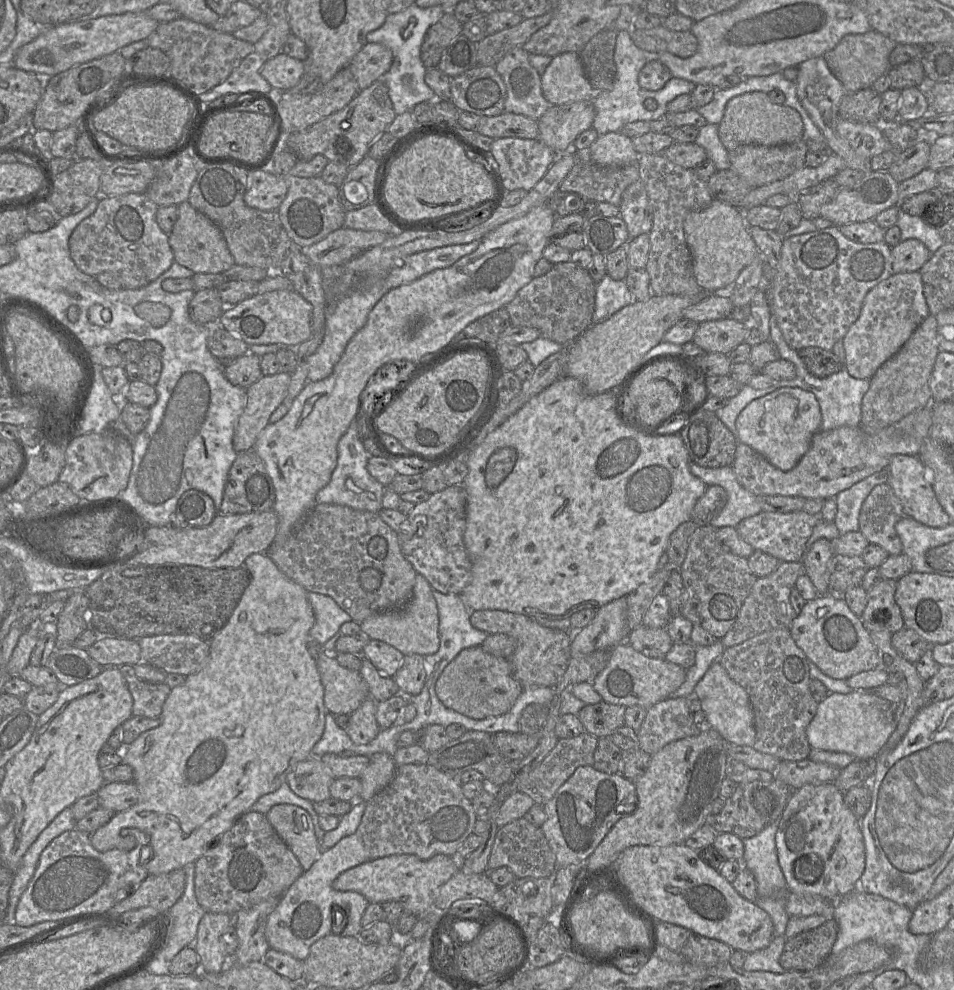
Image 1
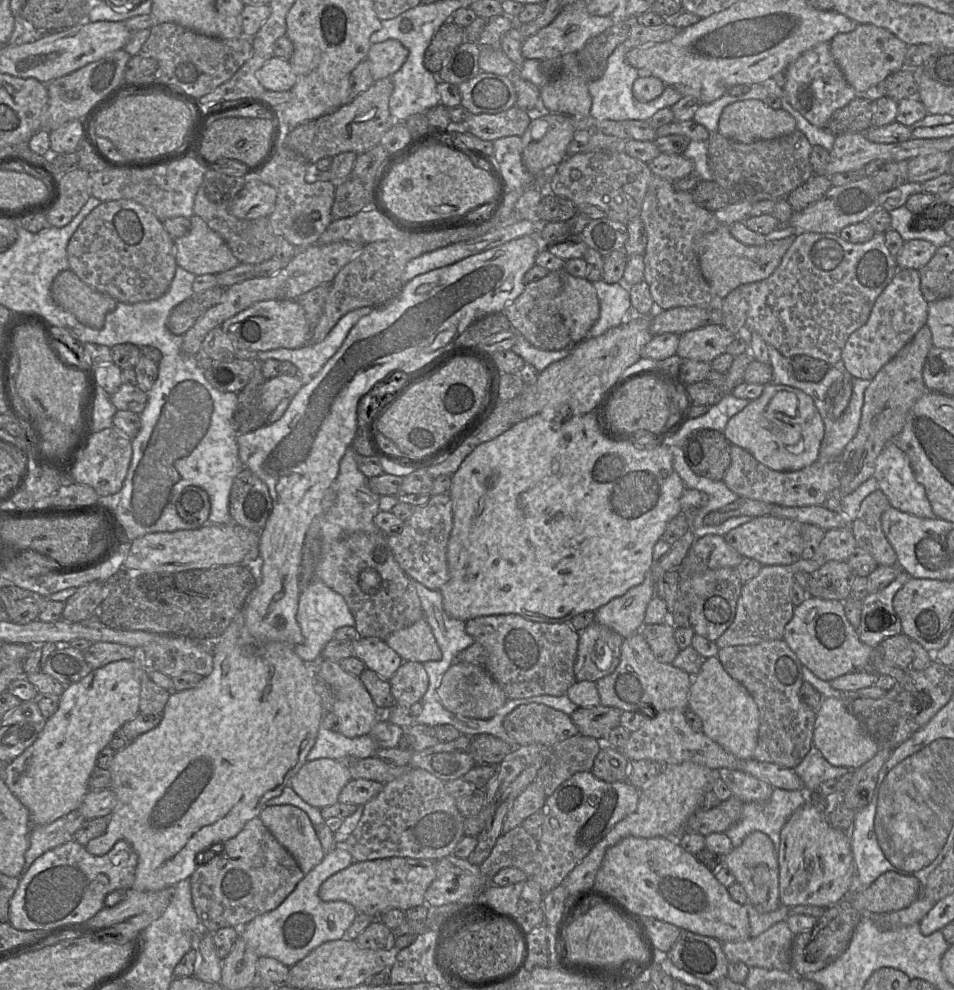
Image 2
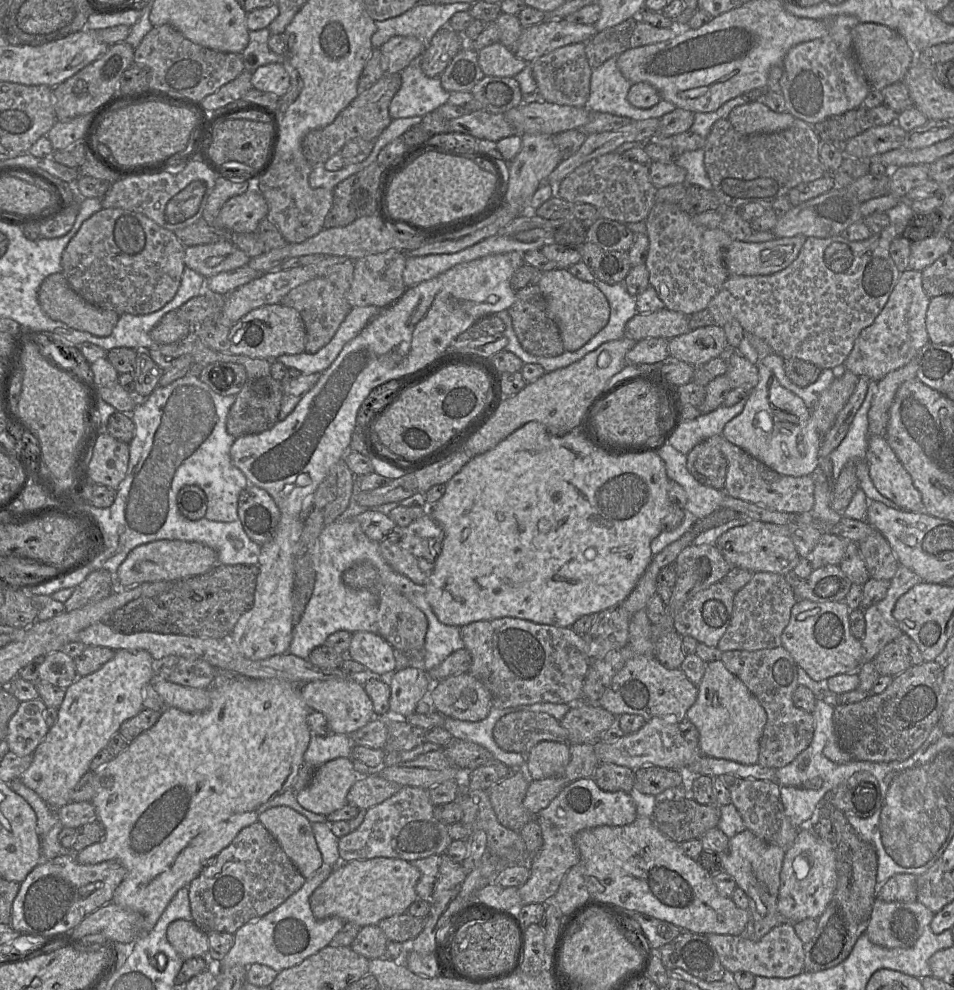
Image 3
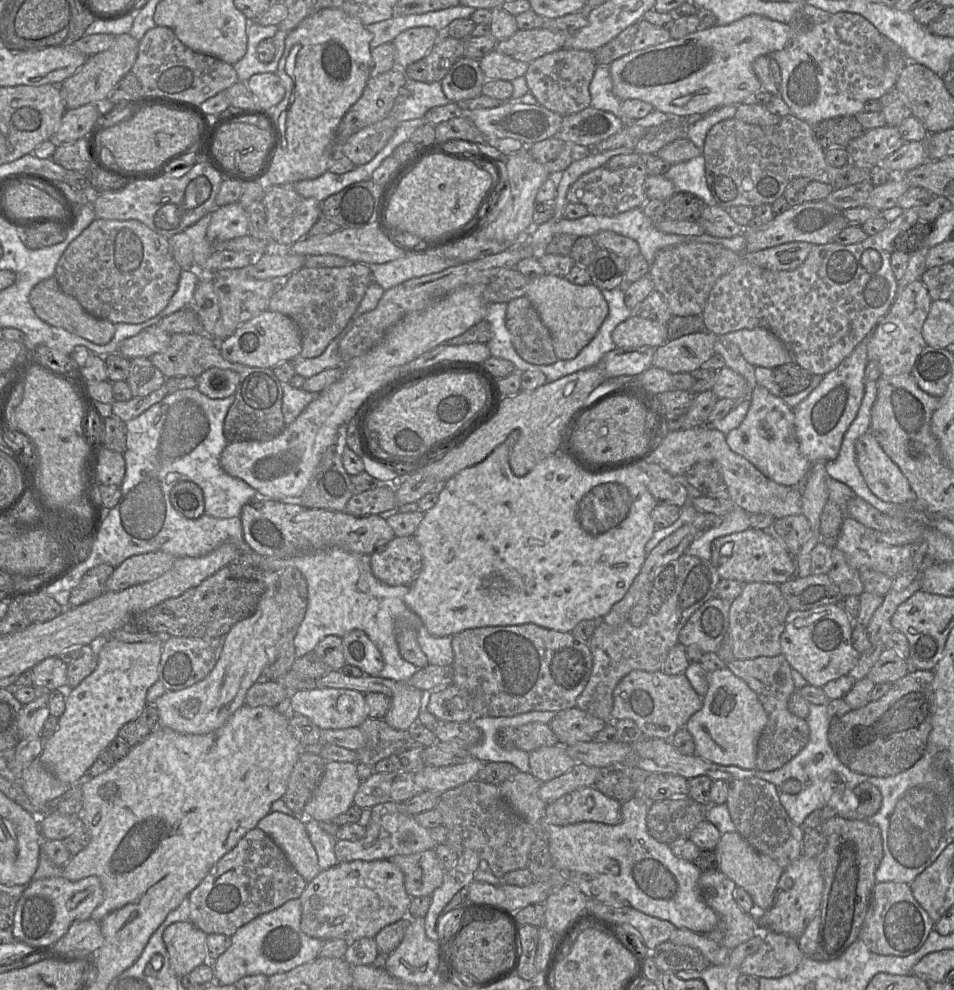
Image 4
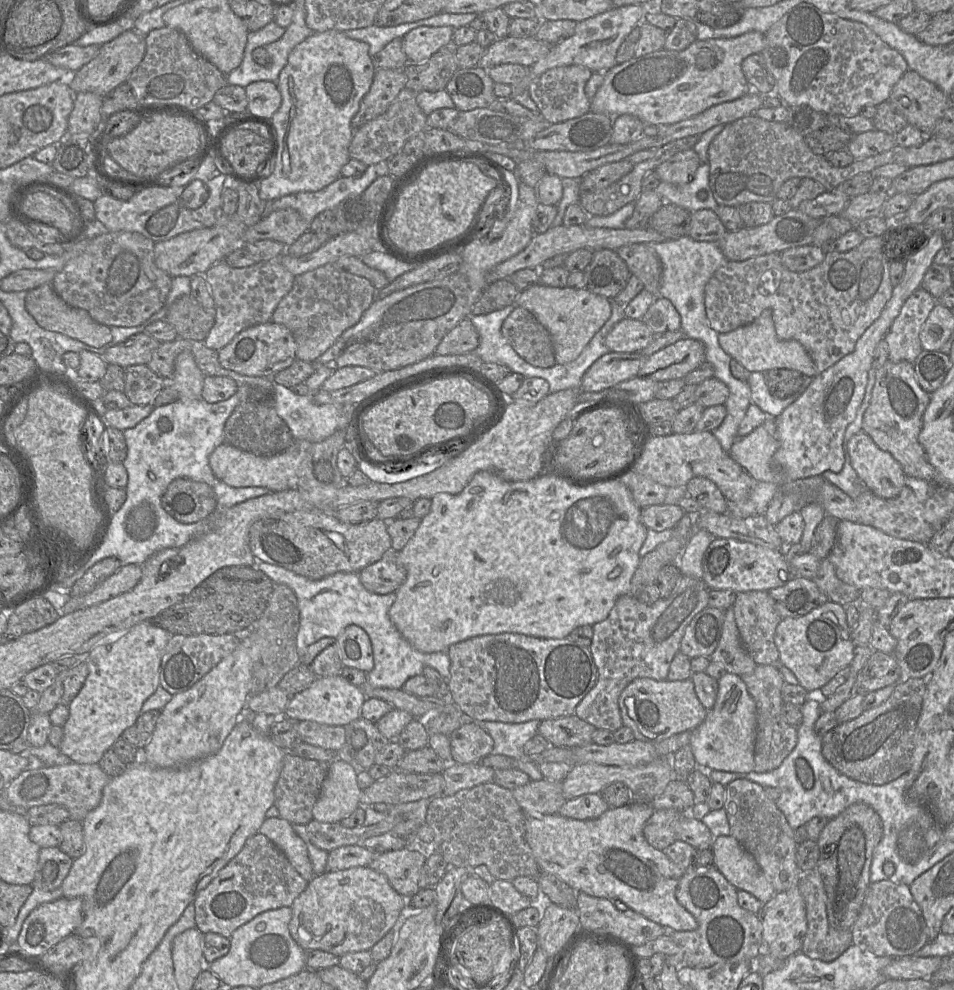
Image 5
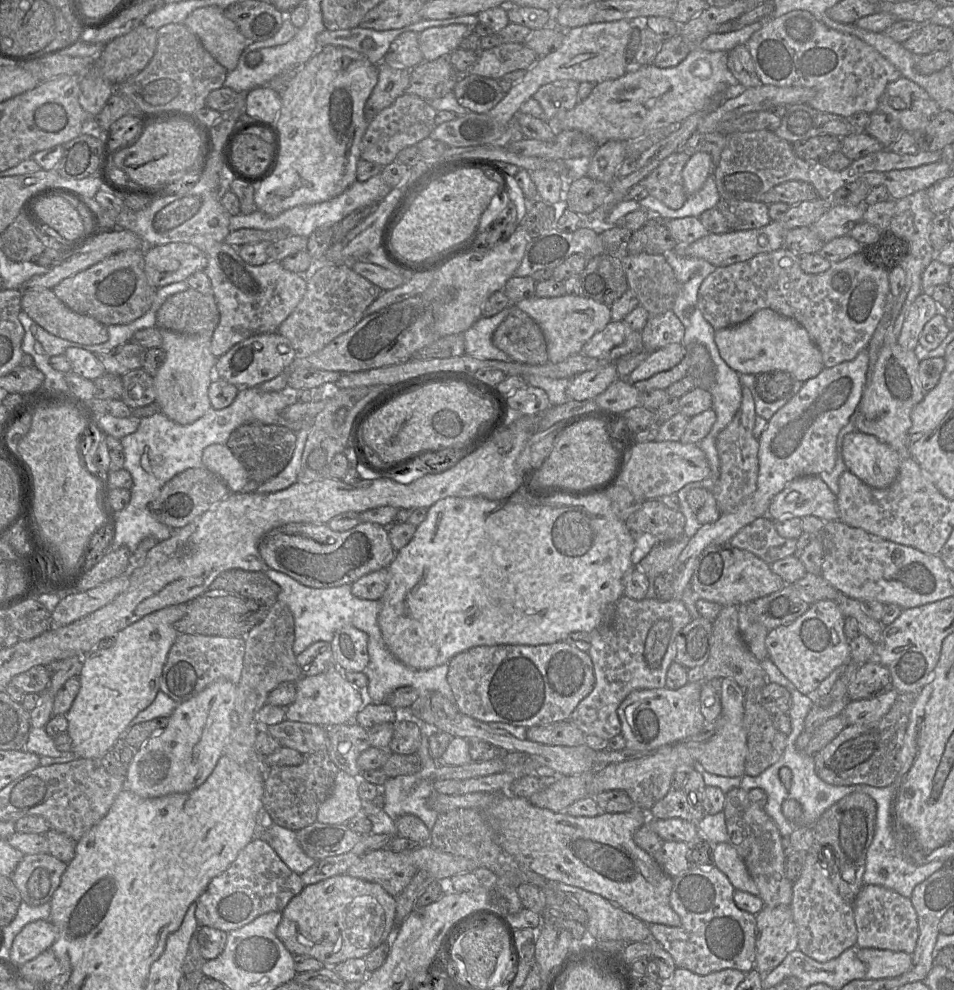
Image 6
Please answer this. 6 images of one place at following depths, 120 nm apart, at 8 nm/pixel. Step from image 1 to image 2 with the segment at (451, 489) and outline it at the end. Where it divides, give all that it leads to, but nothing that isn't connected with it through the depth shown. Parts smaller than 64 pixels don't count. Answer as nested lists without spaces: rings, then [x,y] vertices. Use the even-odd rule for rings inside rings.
[[[443,493],[431,496],[425,505],[416,506],[411,516],[403,522],[402,527],[389,533],[386,540],[395,560],[412,580],[423,584],[431,590],[439,590],[449,580],[447,545],[452,528],[452,501],[449,493]]]

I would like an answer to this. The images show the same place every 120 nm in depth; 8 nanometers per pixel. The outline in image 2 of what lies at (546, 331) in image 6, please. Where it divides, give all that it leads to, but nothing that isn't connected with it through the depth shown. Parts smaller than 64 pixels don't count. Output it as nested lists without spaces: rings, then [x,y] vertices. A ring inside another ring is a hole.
[[[563,270],[561,314],[572,343],[583,341],[600,315],[597,292],[587,278],[577,278]]]

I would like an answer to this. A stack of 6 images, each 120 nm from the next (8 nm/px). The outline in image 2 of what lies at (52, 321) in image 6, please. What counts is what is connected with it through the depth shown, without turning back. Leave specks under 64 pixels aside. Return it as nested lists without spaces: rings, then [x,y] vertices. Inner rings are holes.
[[[71,269],[61,271],[54,278],[50,292],[58,306],[93,329],[103,328],[107,315],[113,312],[118,304],[113,297],[92,289]]]

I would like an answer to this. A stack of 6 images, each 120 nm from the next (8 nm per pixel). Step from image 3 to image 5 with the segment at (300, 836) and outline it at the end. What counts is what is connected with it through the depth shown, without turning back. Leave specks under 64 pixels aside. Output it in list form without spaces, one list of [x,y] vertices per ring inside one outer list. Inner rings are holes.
[[[281,817],[266,818],[259,832],[268,837],[284,853],[305,880],[310,881],[314,877],[307,846],[293,830],[290,822]]]

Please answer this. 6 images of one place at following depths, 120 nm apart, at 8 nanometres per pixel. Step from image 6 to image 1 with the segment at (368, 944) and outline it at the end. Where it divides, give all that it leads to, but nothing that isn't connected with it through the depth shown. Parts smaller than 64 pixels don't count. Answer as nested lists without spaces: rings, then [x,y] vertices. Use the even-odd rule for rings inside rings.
[[[394,854],[350,868],[333,881],[332,887],[337,891],[354,891],[362,894],[370,903],[398,902],[404,911],[421,916],[430,910],[439,888],[460,870],[457,857],[444,854],[421,860],[411,854]]]

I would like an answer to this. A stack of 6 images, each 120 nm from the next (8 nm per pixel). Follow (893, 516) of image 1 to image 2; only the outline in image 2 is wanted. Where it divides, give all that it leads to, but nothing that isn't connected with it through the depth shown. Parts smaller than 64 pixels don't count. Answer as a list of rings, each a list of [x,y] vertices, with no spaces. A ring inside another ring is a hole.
[[[877,489],[862,501],[857,517],[850,526],[857,546],[867,551],[880,566],[897,564],[897,555],[881,525],[881,516],[890,506],[885,494]]]

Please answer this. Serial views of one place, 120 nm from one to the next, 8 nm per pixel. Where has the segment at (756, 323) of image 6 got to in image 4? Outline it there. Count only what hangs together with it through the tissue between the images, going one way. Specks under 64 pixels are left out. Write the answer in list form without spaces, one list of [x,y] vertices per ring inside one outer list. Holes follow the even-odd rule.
[[[765,328],[740,329],[718,337],[735,343],[744,359],[755,367],[775,368],[794,362],[785,345]]]

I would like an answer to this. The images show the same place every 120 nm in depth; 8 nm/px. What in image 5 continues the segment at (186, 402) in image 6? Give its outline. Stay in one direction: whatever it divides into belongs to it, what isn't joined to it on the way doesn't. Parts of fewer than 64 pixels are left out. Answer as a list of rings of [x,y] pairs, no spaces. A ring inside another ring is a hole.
[[[183,351],[175,361],[174,373],[165,379],[179,393],[179,400],[202,399],[206,375],[198,367],[191,351]]]

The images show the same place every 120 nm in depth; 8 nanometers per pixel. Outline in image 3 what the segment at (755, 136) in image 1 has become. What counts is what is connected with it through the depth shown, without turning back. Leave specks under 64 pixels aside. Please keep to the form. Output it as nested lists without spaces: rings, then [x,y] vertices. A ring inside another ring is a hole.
[[[762,102],[736,106],[728,116],[734,129],[742,134],[774,133],[789,128],[795,117],[788,111],[777,113]]]

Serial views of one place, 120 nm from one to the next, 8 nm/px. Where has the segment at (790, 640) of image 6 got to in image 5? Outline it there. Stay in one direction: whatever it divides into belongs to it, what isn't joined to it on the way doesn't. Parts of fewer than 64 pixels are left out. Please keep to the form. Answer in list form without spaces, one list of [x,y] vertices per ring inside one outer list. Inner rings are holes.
[[[830,600],[804,616],[782,619],[775,631],[774,643],[779,651],[780,664],[790,669],[808,692],[821,690],[835,675],[847,670],[854,658],[855,645],[846,620],[845,607]]]

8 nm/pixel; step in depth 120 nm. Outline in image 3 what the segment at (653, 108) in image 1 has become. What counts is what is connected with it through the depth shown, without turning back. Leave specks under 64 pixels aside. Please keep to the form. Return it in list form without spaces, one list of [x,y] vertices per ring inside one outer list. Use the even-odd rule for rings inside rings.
[[[618,56],[611,57],[592,71],[590,93],[585,108],[590,112],[610,113],[628,117],[633,121],[660,119],[676,108],[673,103],[664,99],[647,109],[631,105],[627,95],[632,84],[619,70],[617,59]]]

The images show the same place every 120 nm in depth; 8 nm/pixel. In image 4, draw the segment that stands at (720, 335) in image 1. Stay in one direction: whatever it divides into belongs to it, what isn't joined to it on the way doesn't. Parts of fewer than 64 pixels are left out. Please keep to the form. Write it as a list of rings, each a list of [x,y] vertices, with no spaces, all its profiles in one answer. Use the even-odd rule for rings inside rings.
[[[703,330],[684,335],[655,348],[652,366],[662,368],[671,374],[693,373],[715,352],[716,334]]]

